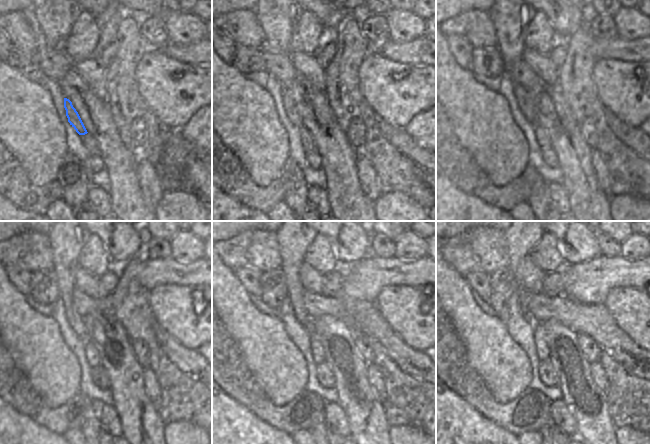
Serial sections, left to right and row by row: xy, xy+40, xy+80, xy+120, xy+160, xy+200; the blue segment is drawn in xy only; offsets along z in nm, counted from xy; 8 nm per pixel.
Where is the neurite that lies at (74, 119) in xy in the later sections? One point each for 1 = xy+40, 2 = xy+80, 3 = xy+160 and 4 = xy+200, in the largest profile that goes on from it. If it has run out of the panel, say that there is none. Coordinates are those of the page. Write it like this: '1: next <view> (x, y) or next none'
1: next xy+40 (291, 108)
2: next xy+80 (524, 101)
3: next xy+160 (293, 241)
4: next xy+200 (521, 241)

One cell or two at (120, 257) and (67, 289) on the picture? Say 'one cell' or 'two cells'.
two cells

